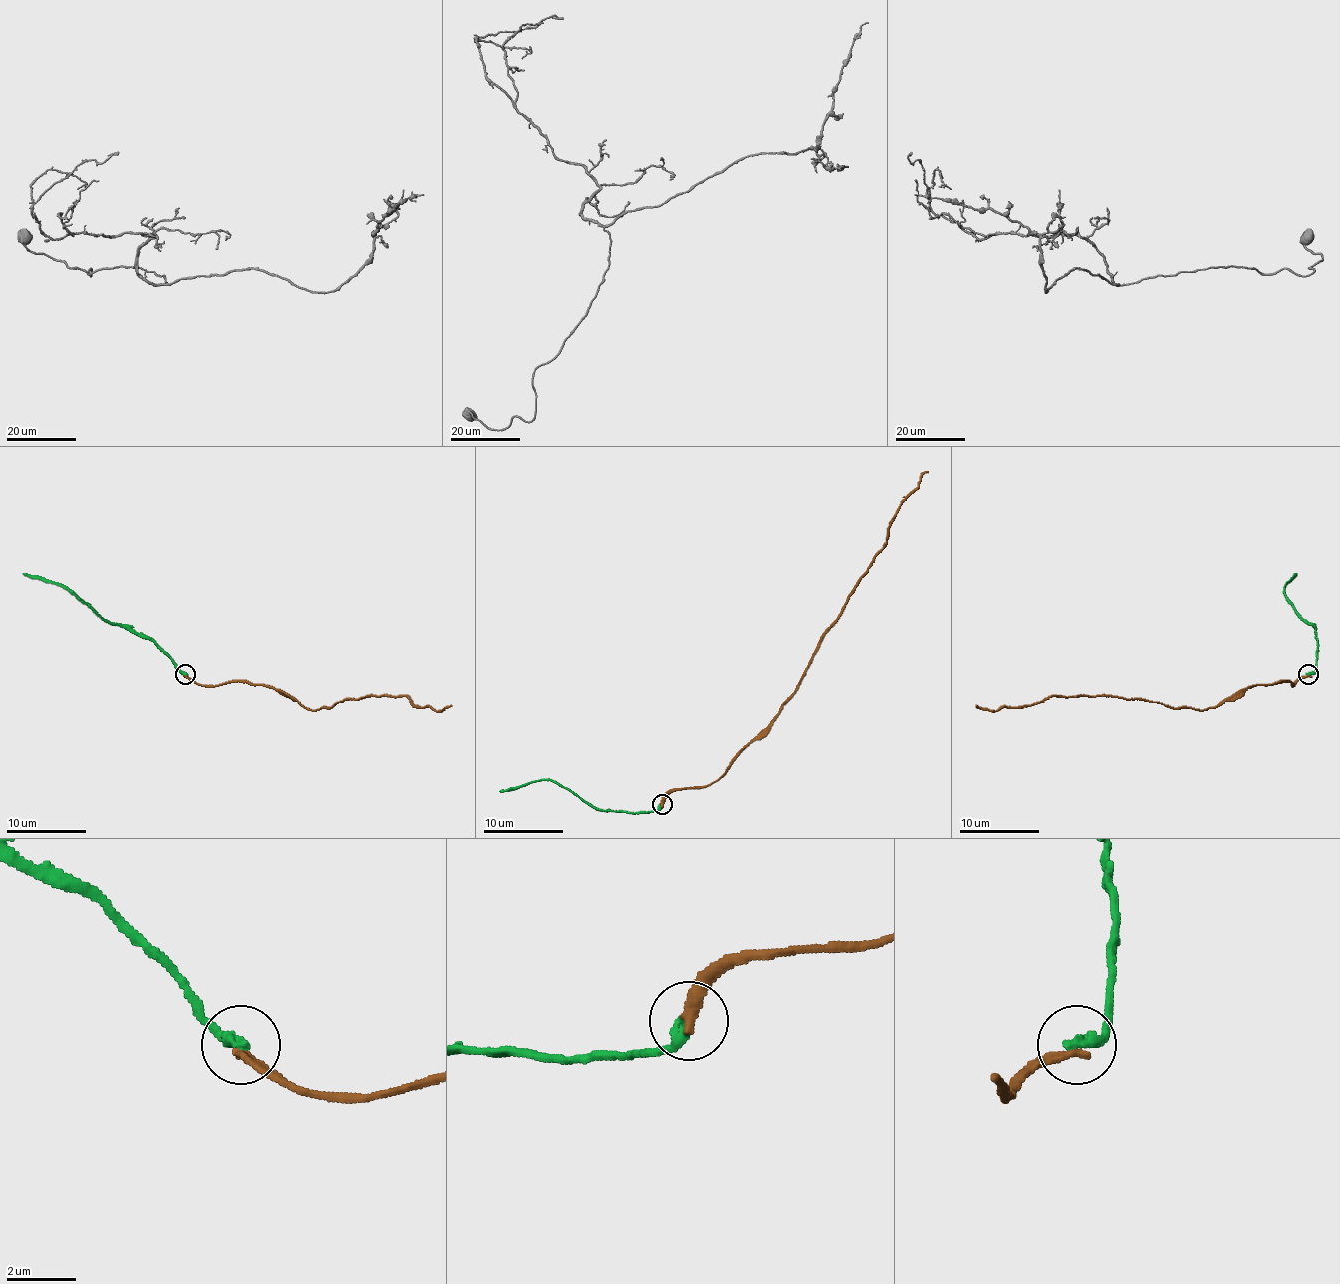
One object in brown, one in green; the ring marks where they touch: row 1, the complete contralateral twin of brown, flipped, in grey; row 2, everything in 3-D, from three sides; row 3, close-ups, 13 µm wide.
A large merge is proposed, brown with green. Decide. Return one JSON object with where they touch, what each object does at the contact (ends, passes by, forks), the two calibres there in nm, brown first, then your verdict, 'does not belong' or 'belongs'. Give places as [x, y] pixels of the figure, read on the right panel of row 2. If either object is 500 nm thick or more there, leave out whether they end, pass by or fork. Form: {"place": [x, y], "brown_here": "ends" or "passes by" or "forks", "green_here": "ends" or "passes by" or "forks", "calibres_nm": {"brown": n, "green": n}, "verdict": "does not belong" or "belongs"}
{"place": [1308, 674], "brown_here": "ends", "green_here": "ends", "calibres_nm": {"brown": 280, "green": 320}, "verdict": "does not belong"}

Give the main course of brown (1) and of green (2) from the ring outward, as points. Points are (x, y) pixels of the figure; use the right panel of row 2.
1: (1308, 674), (1294, 684), (1240, 688), (1216, 706), (1196, 710), (1123, 696), (1051, 696), (991, 710), (975, 704)
2: (1308, 674), (1316, 666), (1316, 633), (1284, 595), (1284, 587), (1296, 573)

